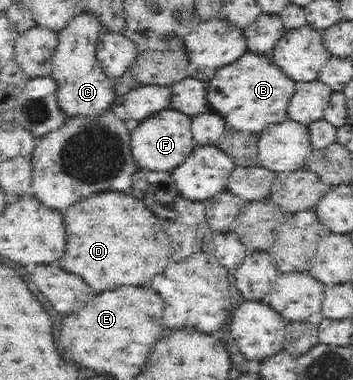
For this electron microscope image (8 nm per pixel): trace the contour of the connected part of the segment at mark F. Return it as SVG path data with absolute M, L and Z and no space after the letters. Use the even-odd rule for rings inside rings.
M166 109L142 120L130 133L131 154L140 169L172 173L193 150L191 118L178 110Z

